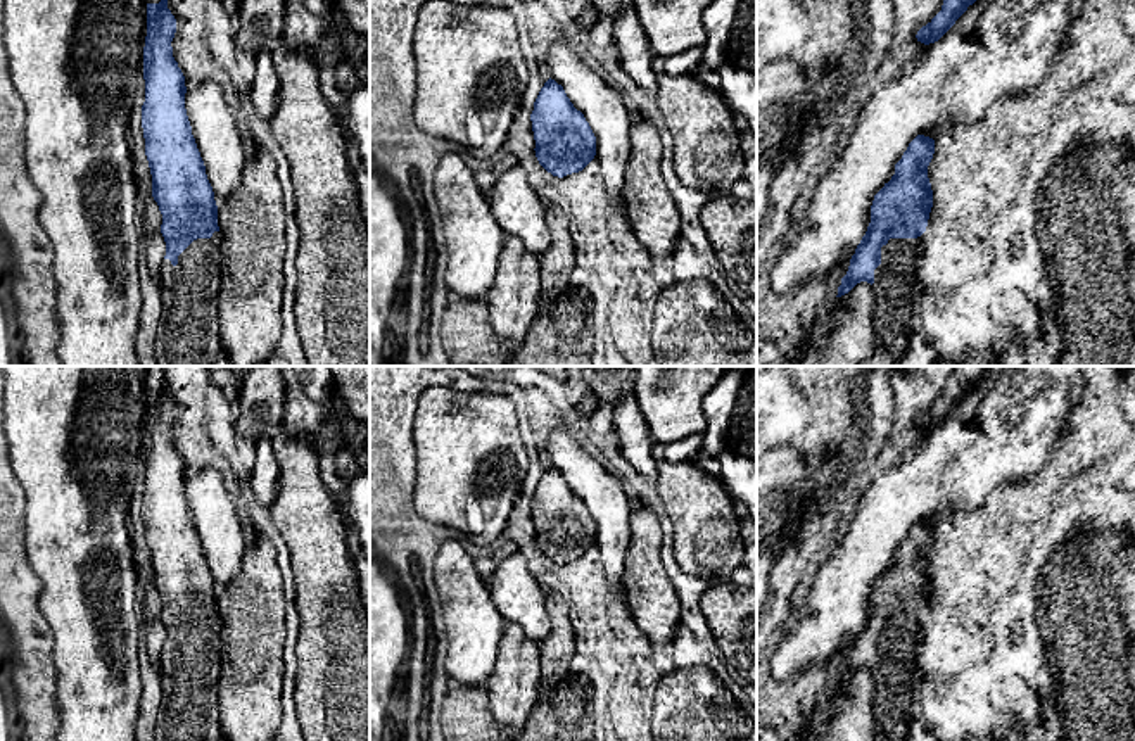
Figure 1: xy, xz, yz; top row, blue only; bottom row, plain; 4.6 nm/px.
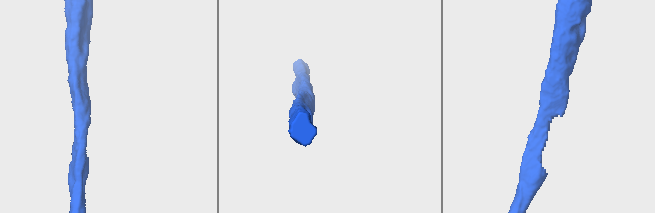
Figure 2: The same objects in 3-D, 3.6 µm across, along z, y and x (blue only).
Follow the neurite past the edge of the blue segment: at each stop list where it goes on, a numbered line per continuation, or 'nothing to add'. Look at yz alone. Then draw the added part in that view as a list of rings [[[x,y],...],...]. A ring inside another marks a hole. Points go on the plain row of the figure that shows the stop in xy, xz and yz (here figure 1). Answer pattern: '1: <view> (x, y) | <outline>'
1: yz (894, 665) | [[[890,625],[874,656],[874,739],[905,741],[912,717],[916,646],[924,630],[917,625]]]

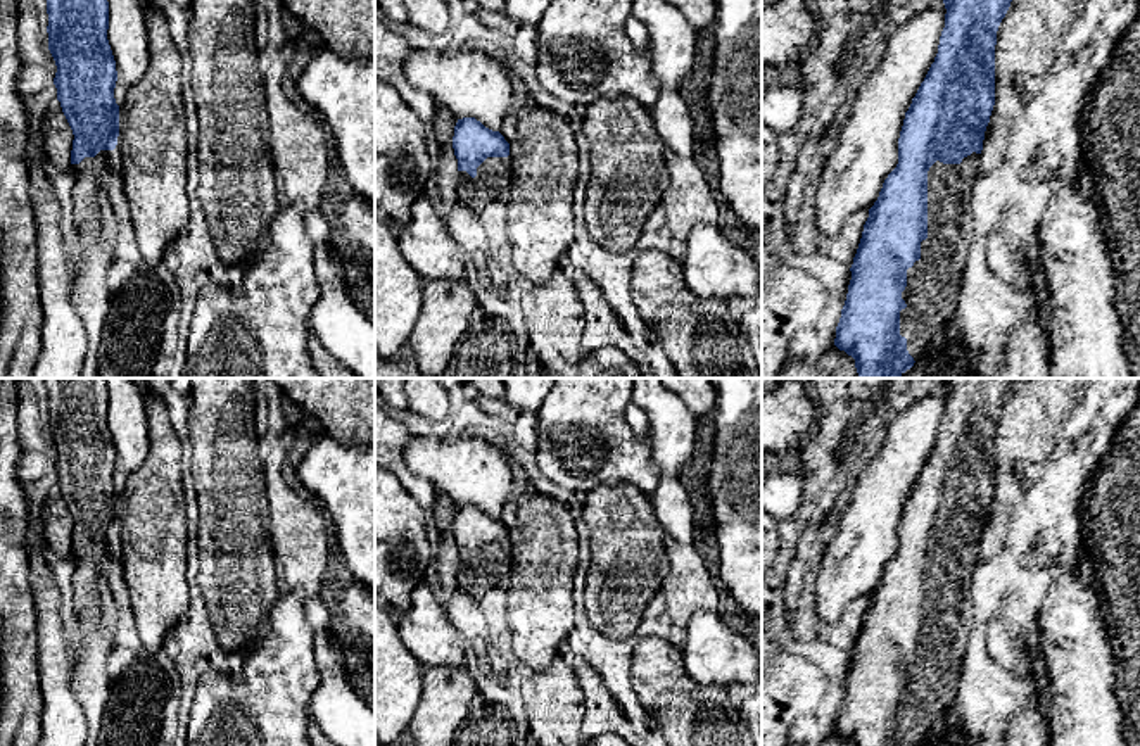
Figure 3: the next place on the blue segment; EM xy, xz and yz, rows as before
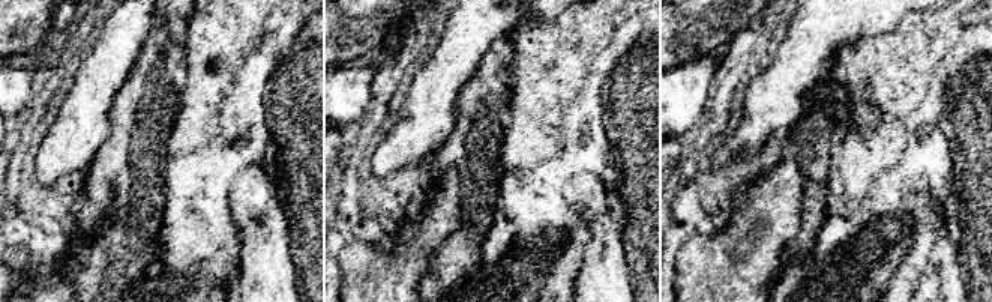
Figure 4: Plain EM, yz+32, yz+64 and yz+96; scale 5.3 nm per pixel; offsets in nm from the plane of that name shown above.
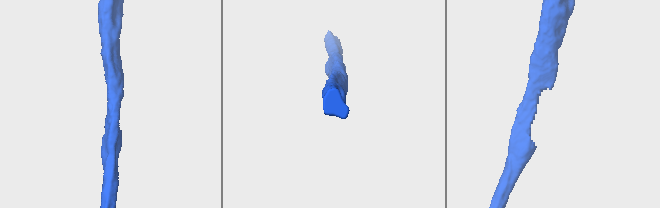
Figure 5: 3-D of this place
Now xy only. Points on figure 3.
1: xy (88, 558) | [[[100,537],[95,544],[85,544],[79,551],[71,551],[76,563],[73,575],[74,610],[85,634],[90,634],[100,623],[98,572],[105,553],[112,546],[112,537]]]

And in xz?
1: xz (493, 565) | [[[487,544],[472,565],[466,558],[459,558],[458,589],[473,597],[482,597],[492,587],[508,580],[513,563],[511,544]]]

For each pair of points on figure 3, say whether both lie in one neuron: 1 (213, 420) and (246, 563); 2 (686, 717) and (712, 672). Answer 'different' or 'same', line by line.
1: same
2: different

